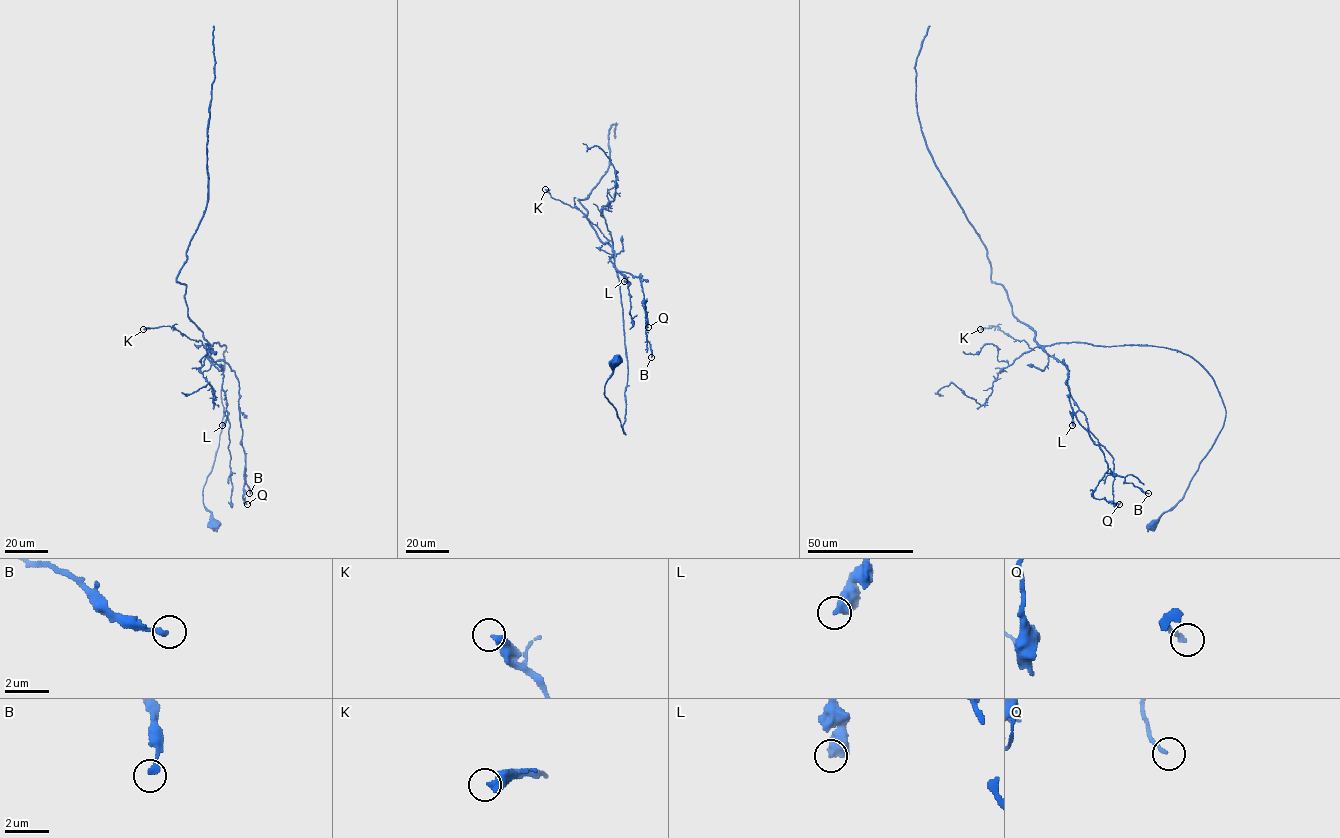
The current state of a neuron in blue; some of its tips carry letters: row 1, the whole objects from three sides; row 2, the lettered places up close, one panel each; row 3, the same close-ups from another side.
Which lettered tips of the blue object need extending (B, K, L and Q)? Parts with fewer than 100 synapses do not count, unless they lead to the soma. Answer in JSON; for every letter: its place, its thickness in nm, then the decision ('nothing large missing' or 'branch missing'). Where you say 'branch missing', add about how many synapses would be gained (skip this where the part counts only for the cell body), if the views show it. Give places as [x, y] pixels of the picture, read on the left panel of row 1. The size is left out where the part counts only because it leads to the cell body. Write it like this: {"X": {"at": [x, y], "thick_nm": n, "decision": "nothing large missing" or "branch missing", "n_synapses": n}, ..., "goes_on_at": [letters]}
{"B": {"at": [249, 493], "thick_nm": 240, "decision": "nothing large missing"}, "K": {"at": [143, 329], "thick_nm": 440, "decision": "nothing large missing"}, "L": {"at": [222, 425], "thick_nm": 480, "decision": "nothing large missing"}, "Q": {"at": [247, 504], "thick_nm": 170, "decision": "nothing large missing"}, "goes_on_at": []}

